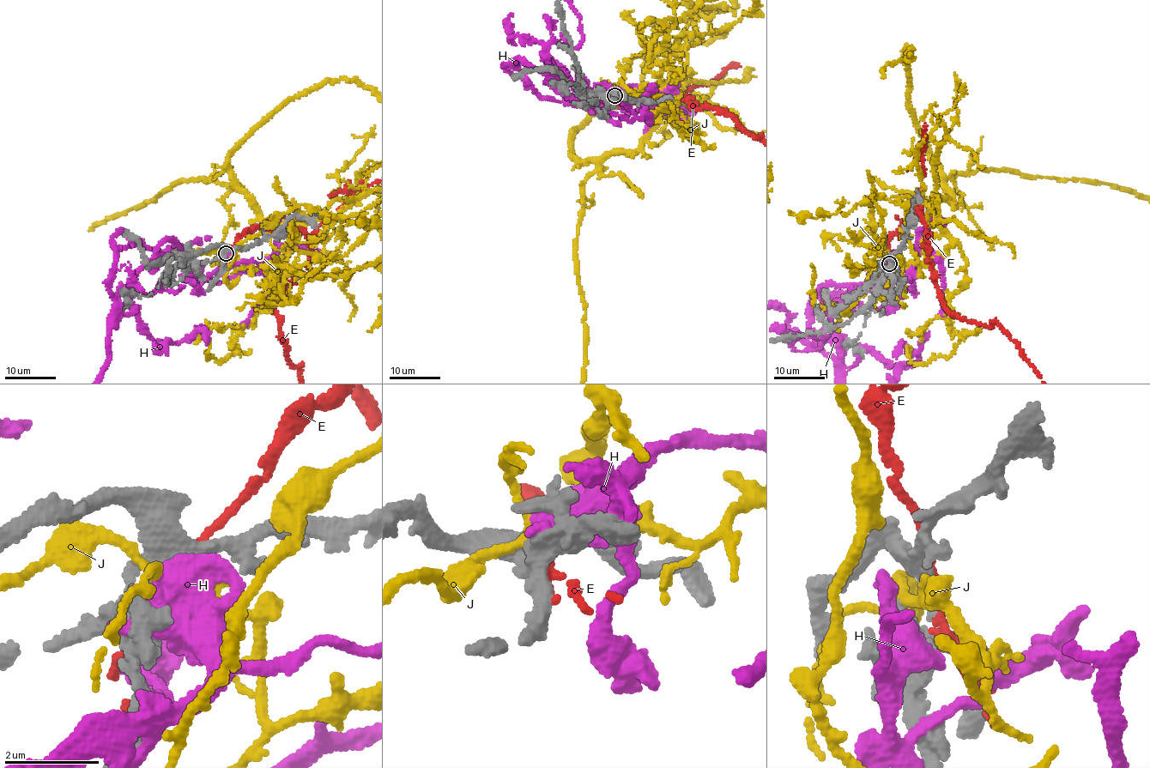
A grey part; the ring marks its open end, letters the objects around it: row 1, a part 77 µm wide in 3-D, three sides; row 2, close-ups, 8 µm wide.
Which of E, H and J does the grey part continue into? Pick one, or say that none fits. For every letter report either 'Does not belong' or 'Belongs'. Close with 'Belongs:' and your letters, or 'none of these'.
E: Does not belong
H: Does not belong
J: Does not belong
Belongs: none of these

